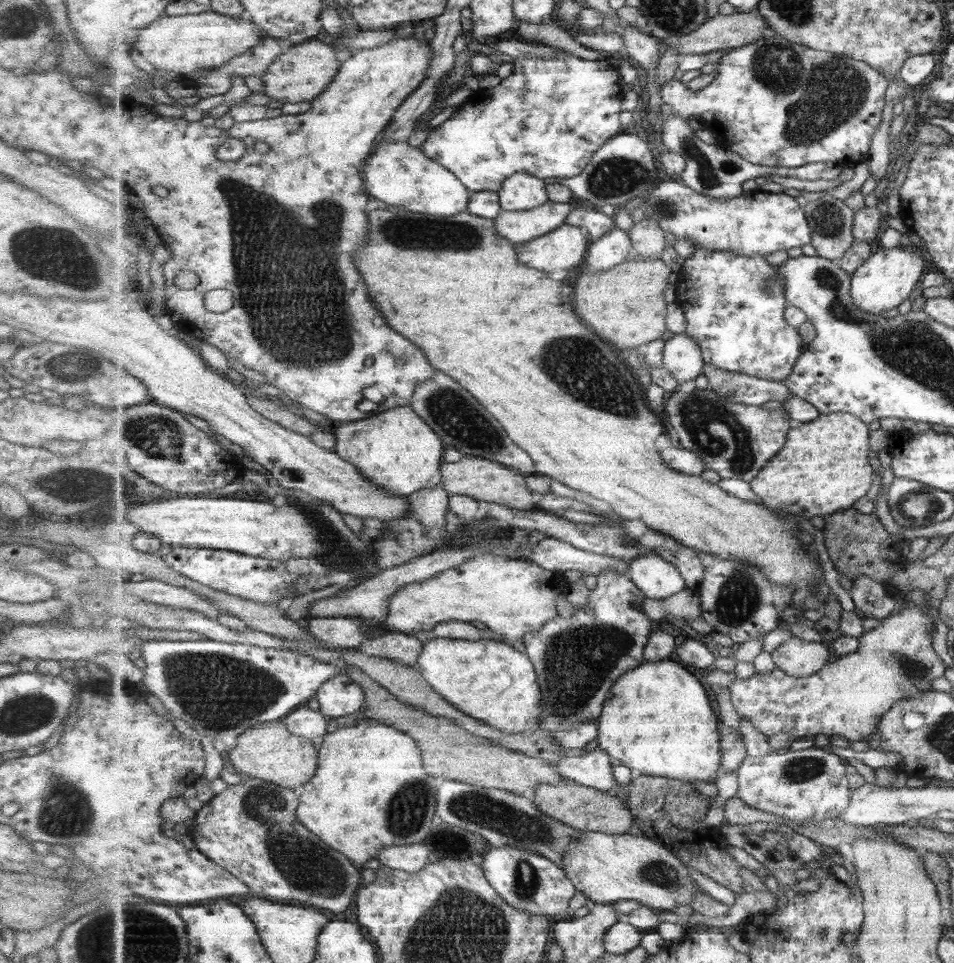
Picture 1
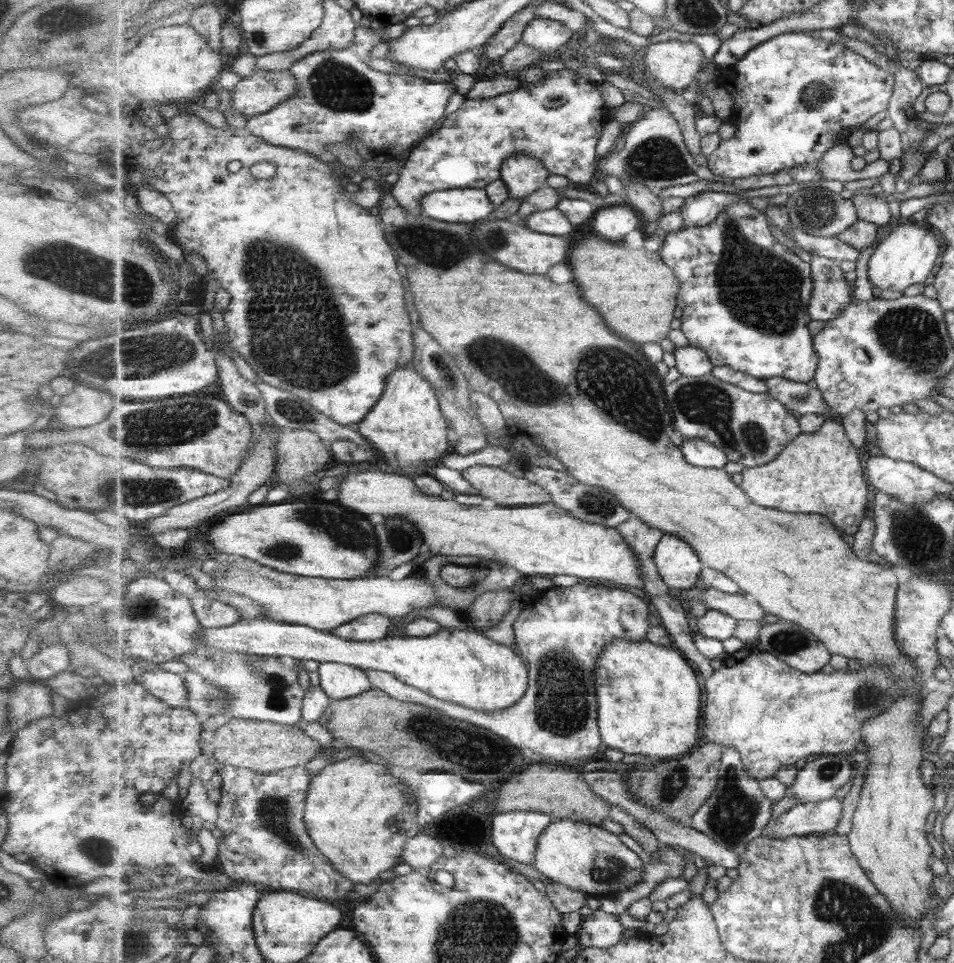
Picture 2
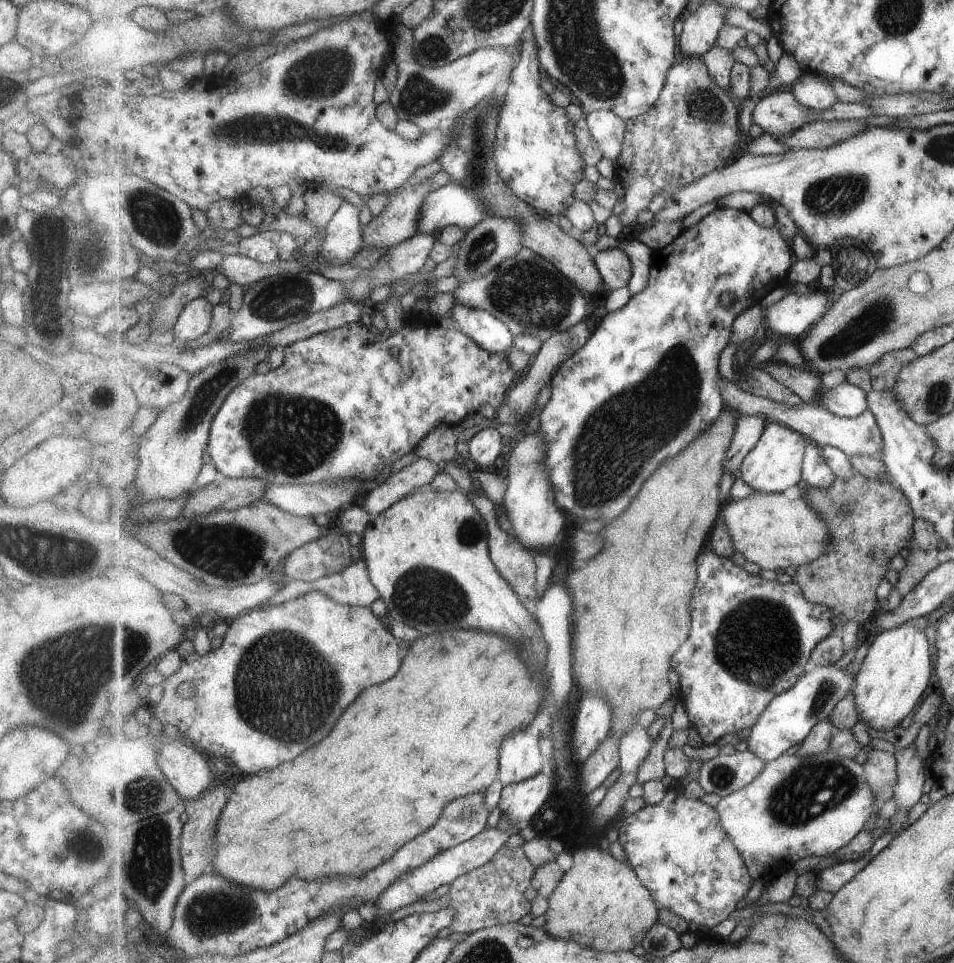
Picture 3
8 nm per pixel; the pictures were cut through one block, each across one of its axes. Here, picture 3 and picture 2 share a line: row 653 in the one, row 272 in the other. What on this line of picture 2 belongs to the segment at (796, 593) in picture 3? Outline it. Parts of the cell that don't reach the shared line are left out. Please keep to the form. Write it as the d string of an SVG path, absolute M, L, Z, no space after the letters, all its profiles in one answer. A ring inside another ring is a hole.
M742 199L739 203L729 204L717 218L704 227L683 227L678 231L667 233L665 241L659 249L663 260L669 267L675 269L675 273L681 280L682 288L679 290L678 307L682 309L681 330L687 335L689 344L705 349L715 366L728 366L735 370L743 371L755 378L765 380L767 378L788 378L795 382L805 384L814 380L819 366L819 353L815 351L814 336L809 332L809 322L811 315L808 311L811 296L814 291L814 277L812 274L812 264L801 260L794 251L789 251L787 246L783 246L771 232L770 220L766 213L761 213L757 208L753 208L748 200Z

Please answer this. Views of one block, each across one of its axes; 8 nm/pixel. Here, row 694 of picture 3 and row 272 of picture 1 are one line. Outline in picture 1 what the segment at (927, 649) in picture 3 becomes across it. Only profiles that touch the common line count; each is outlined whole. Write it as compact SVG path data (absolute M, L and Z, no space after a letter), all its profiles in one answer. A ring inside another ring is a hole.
M876 247L867 262L852 274L850 289L859 308L871 314L883 314L903 304L911 296L911 292L919 286L923 274L925 260L919 254L903 250L902 247L889 250Z

